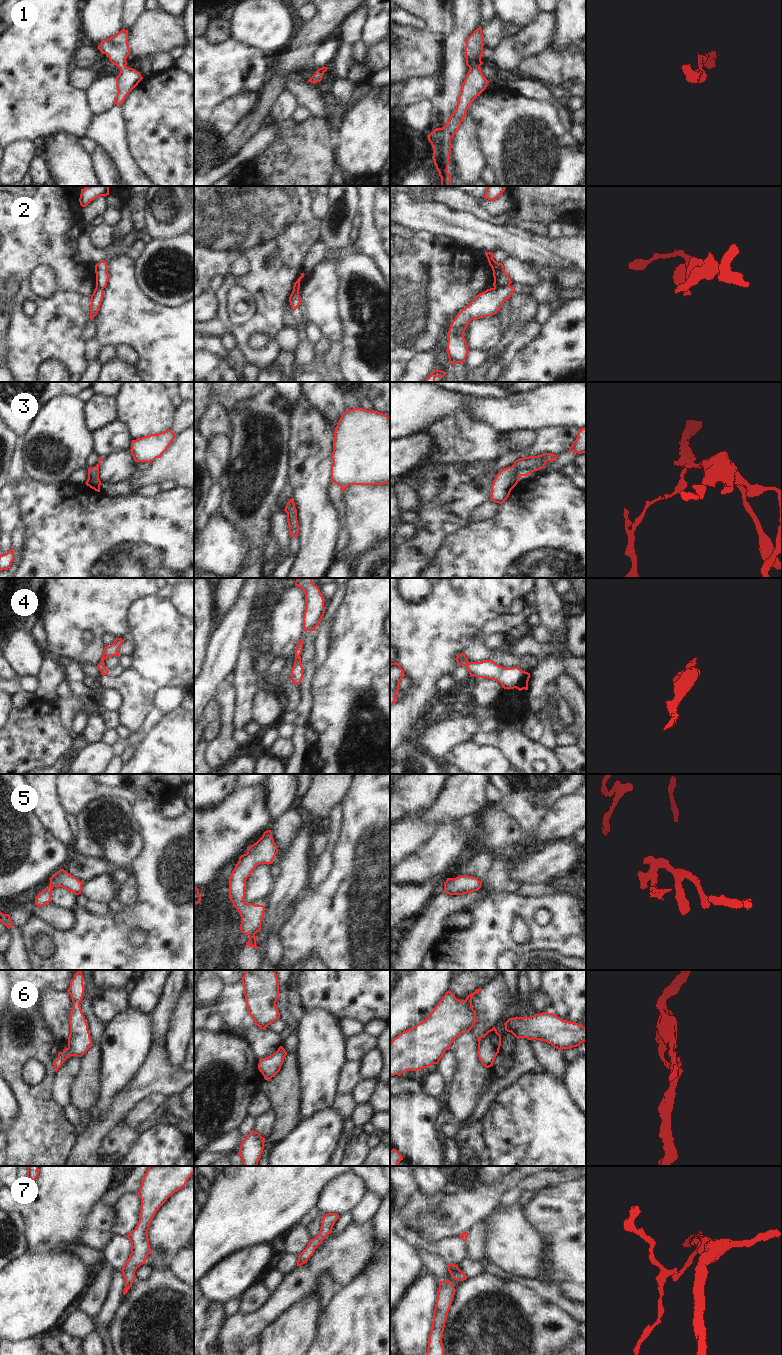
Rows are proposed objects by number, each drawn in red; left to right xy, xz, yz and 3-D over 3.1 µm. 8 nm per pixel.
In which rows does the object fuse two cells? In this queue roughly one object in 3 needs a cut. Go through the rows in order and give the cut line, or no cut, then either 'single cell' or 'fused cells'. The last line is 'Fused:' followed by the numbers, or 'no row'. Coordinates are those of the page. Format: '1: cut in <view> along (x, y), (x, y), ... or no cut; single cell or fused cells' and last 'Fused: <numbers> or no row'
1: no cut; single cell
2: cut in yz along (509, 285), (503, 288), (494, 288); fused cells
3: no cut; single cell
4: no cut; single cell
5: no cut; single cell
6: no cut; single cell
7: no cut; single cell
Fused: 2

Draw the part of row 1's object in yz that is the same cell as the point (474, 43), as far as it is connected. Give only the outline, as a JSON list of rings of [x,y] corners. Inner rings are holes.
[[[477,28],[466,39],[464,56],[466,65],[470,69],[462,83],[456,109],[452,112],[444,127],[436,128],[427,135],[434,151],[433,160],[439,172],[438,176],[441,177],[441,186],[452,186],[448,172],[449,156],[452,147],[451,139],[458,132],[470,104],[486,89],[489,83],[480,69],[480,66],[483,64],[481,56],[485,54],[483,46],[482,29]]]

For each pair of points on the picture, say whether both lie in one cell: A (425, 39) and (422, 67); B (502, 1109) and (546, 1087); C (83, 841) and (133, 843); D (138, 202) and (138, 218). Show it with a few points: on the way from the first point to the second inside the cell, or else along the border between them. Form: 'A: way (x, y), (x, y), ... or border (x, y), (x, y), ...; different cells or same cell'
A: way (422, 46), (422, 60); same cell
B: way (513, 1109), (524, 1109), (535, 1098); same cell
C: way (95, 842), (121, 843); same cell
D: way (138, 206), (138, 214); same cell

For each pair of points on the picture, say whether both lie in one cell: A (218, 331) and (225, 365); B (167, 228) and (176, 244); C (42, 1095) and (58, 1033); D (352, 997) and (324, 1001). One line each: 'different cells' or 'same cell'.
A: different cells
B: different cells
C: different cells
D: same cell

